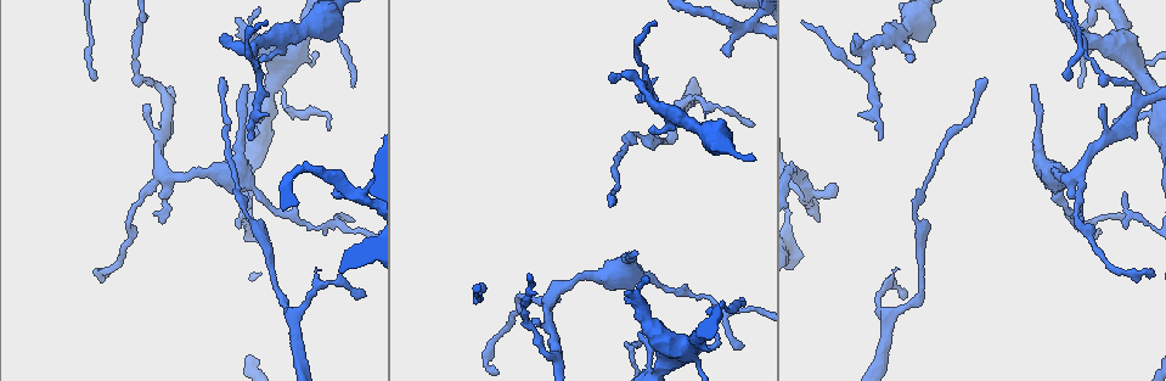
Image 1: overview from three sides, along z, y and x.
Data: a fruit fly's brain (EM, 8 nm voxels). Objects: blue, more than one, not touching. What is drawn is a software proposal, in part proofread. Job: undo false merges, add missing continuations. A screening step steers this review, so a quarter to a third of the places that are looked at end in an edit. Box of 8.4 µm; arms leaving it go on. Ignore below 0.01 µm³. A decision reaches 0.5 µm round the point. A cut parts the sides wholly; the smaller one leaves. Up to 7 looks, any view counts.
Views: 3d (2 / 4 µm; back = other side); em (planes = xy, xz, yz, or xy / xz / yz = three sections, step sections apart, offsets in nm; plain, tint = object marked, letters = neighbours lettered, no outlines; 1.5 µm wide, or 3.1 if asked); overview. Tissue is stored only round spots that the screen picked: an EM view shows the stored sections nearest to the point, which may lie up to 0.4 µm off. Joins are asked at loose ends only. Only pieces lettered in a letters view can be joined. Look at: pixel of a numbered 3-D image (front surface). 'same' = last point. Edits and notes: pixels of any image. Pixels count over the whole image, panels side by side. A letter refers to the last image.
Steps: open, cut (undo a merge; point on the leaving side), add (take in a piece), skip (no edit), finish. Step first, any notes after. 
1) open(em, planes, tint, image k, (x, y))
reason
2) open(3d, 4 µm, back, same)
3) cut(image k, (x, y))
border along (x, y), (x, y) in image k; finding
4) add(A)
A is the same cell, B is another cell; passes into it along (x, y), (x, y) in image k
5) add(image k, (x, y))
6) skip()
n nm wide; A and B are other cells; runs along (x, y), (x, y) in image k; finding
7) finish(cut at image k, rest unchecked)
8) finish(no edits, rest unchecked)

open(em, xz, step 8, letters, image 1, (329, 127))
tapers out

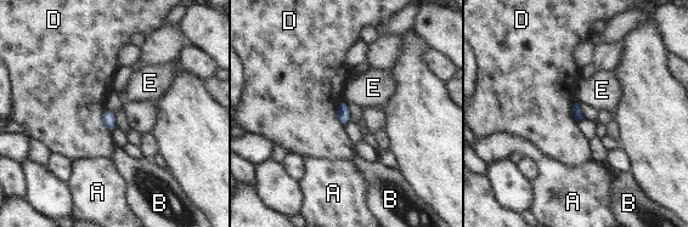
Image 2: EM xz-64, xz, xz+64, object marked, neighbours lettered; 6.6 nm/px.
open(em, planes, letters, same)

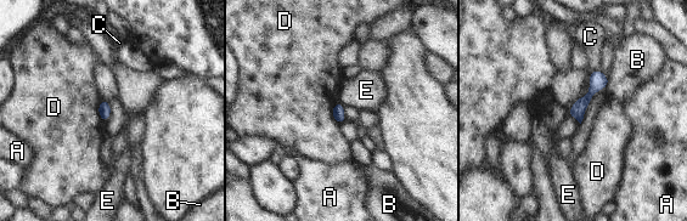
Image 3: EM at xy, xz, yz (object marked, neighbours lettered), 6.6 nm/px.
skip()
D touches over 170 nm; A, B, C, D and E are other cells; border along (337, 100), (344, 105) in image 3; no lettered piece goes on from it

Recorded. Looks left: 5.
open(3d, 2 µm, image 1, (1084, 218))
thin end

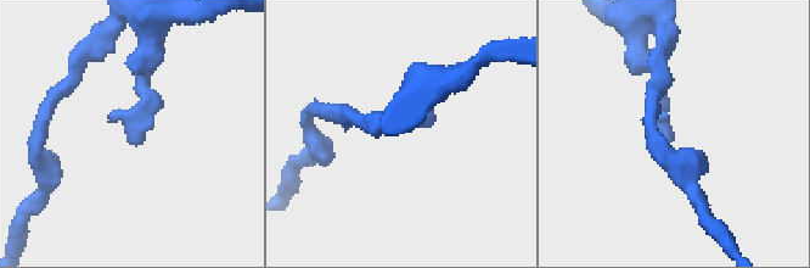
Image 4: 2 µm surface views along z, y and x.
open(em, xy, step 8, letters, image 4, (133, 142))
now the EM

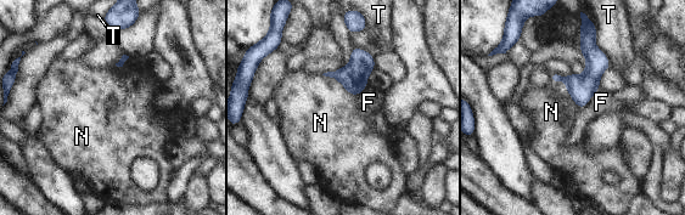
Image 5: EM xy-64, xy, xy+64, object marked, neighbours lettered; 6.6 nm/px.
skip()
F, N and T are other cells; border along (321, 74), (360, 92) in image 5; no lettered piece goes on from it

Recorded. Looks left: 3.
open(em, yz, step 4, letters, image 1, (538, 322))
free end

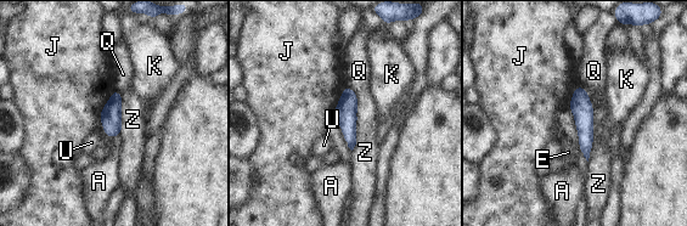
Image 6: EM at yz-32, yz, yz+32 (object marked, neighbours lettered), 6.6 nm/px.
open(em, planes, letters, same)
cut it another way

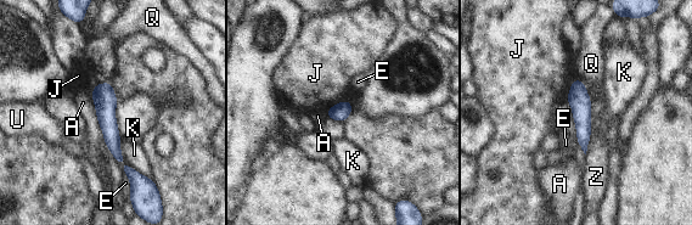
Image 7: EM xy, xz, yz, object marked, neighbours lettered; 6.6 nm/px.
skip()
Z touches over 380 nm; A, E, J, K, Q, U and Z are other cells; no lettered piece goes on from it

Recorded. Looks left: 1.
finish(no edits, rest unchecked)

